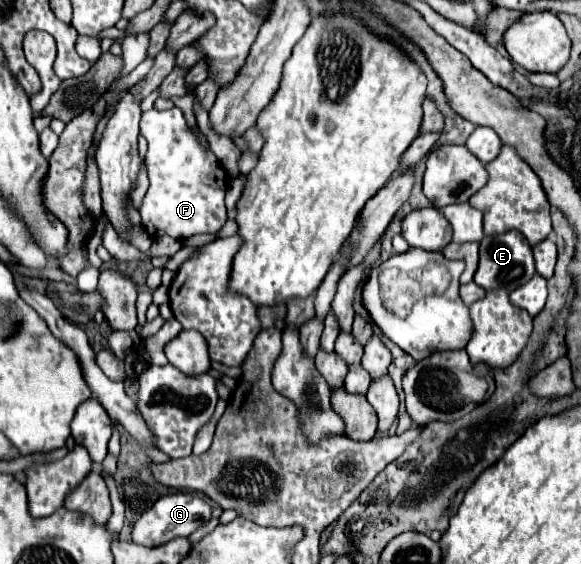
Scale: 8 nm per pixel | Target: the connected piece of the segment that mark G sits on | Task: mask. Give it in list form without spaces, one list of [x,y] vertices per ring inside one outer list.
[[[188,492],[168,494],[158,498],[156,504],[140,516],[140,520],[132,528],[132,542],[146,548],[156,548],[178,536],[190,536],[198,526],[206,524],[208,520],[210,520],[210,506],[202,498]]]

